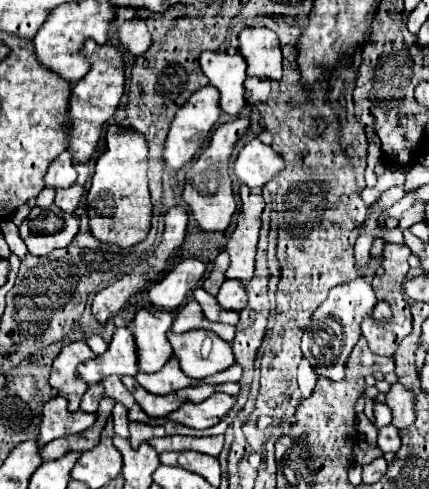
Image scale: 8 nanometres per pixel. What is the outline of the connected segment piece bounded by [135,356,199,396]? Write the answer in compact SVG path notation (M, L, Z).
M173 356L167 360L167 364L159 372L155 372L155 374L137 374L135 380L147 392L151 392L155 396L165 396L165 394L171 394L175 390L199 384L193 378L181 374L181 368L177 366L177 358L173 358Z

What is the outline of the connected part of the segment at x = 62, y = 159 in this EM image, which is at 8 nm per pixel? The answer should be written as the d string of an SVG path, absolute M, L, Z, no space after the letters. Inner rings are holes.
M65 150L49 164L45 172L45 186L53 186L55 190L59 190L59 188L67 188L75 184L75 180L77 180L77 172L73 164L69 162L69 152Z

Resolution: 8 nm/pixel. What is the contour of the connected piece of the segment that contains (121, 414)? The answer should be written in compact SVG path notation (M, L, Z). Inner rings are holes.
M115 404L111 418L113 418L113 430L115 430L115 434L121 436L121 438L129 438L129 430L127 430L127 424L129 424L129 420L127 420L127 408L123 404Z

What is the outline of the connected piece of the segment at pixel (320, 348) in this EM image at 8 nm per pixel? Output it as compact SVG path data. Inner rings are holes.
M357 276L329 290L325 302L321 302L321 306L313 312L311 324L305 328L301 342L303 356L311 362L311 366L317 370L319 376L327 376L331 380L343 378L345 362L361 336L361 322L373 312L375 304L377 304L375 290L367 280L367 276Z

